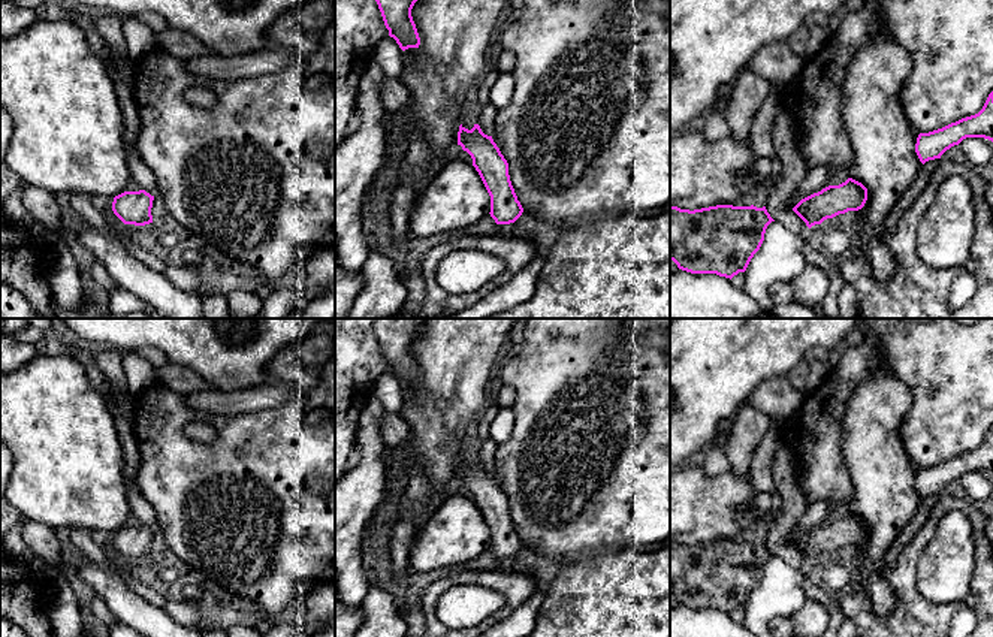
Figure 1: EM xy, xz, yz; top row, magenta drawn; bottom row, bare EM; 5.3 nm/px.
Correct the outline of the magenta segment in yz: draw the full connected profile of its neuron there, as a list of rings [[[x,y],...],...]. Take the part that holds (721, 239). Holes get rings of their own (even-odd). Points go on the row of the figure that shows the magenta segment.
[[[716,205],[694,211],[670,206],[670,260],[691,274],[716,274],[731,280],[746,271],[772,221],[766,206]]]

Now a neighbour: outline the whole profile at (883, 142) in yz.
[[[875,33],[860,46],[848,66],[842,90],[840,118],[851,145],[848,178],[867,188],[867,200],[857,211],[860,250],[866,254],[876,281],[885,284],[893,277],[897,260],[884,238],[885,218],[902,194],[917,179],[923,163],[915,153],[918,133],[912,129],[900,103],[900,88],[914,67],[911,54],[887,33]]]

